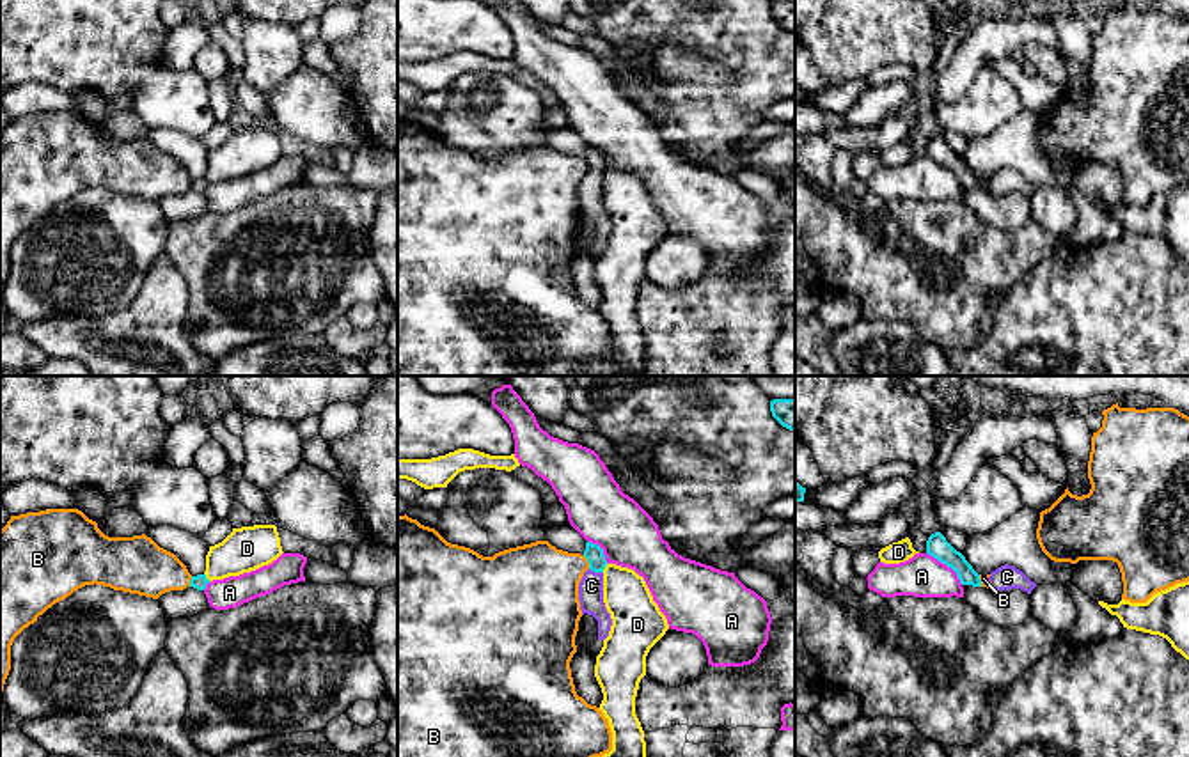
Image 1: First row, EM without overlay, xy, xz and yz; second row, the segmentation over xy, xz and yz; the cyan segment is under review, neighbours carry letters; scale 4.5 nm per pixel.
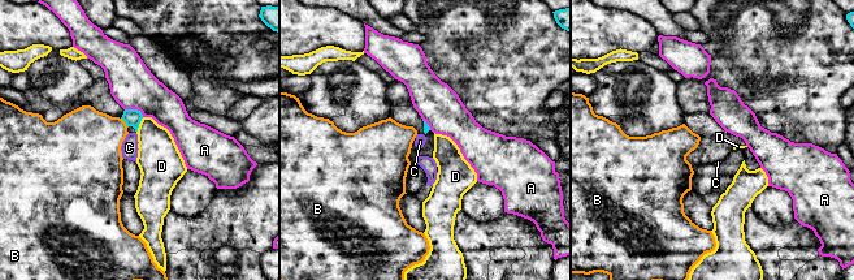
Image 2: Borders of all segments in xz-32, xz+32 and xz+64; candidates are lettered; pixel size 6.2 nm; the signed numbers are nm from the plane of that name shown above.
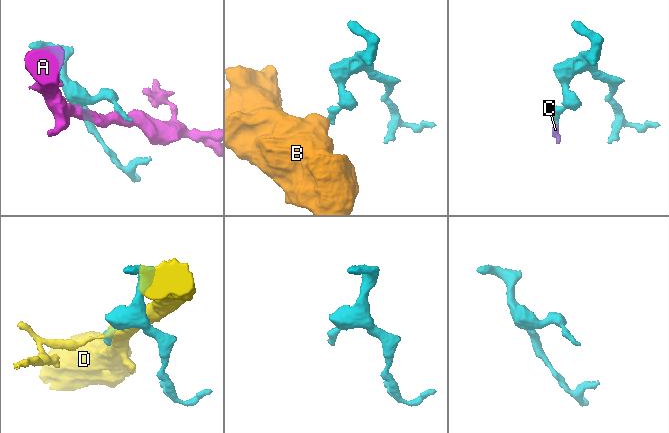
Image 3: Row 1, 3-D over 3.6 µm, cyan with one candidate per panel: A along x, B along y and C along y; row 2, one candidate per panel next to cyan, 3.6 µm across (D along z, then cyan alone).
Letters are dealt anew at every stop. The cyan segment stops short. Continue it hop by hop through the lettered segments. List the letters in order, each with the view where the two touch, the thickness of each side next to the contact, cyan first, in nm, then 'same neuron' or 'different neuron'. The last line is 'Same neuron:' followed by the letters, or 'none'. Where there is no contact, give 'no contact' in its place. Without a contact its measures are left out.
A: meets cyan in yz; 100 nm thick on the cyan side, 190 nm on the other; different neuron
B: meets cyan in xz; 80 nm thick on the cyan side, 360 nm on the other; different neuron
C: meets cyan in xz; 80 nm thick on the cyan side, 110 nm on the other; same neuron
D: meets cyan in xz; 80 nm thick on the cyan side, 220 nm on the other; different neuron
Same neuron: C

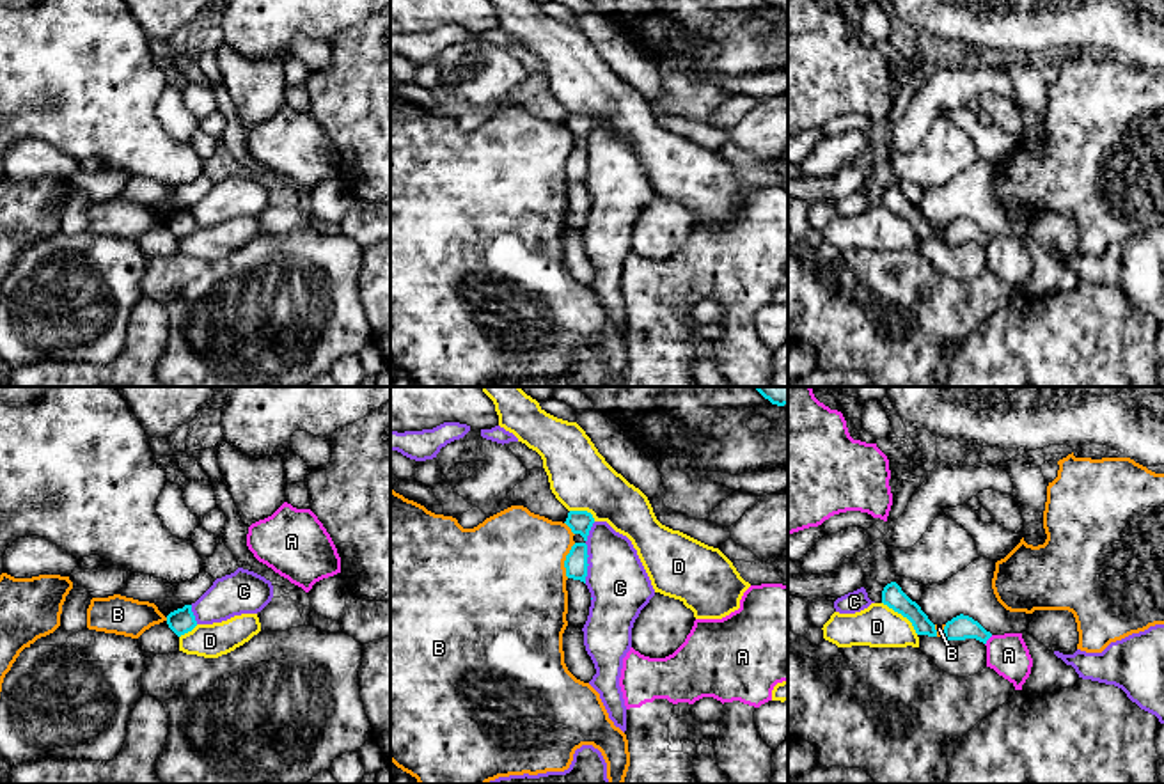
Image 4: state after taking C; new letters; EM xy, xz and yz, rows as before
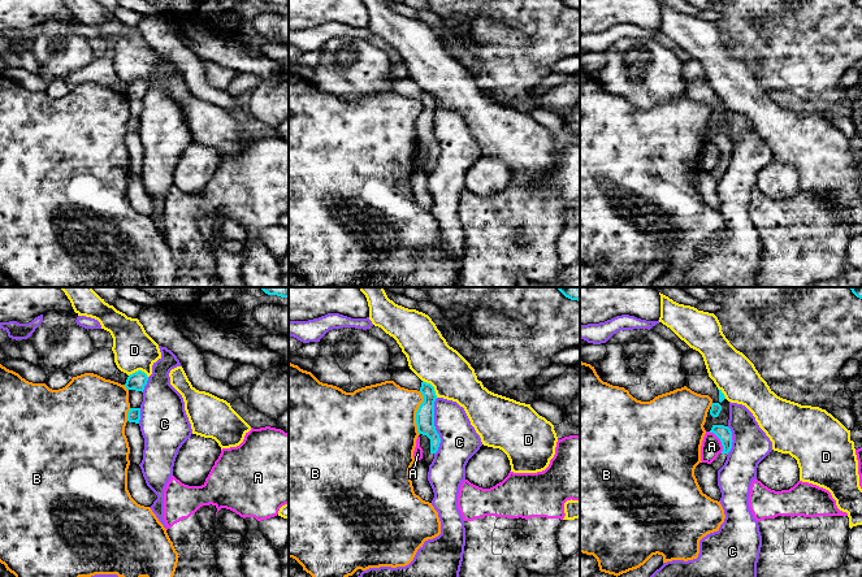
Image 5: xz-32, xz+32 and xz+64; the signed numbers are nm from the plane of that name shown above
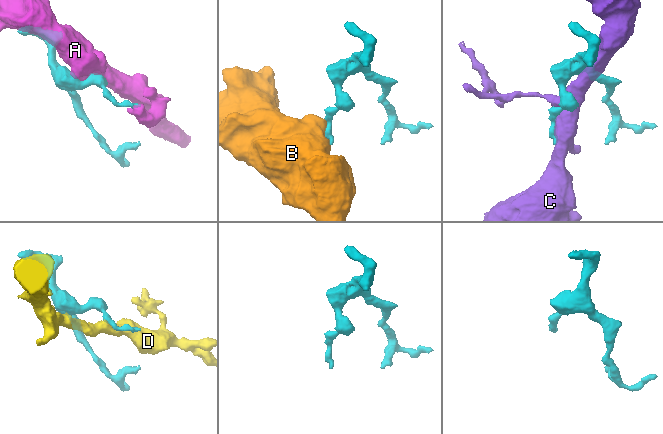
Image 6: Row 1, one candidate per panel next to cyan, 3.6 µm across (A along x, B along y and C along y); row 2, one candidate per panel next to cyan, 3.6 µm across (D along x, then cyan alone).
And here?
A: meets cyan in yz; 110 nm thick on the cyan side, 190 nm on the other; different neuron
B: meets cyan in xz; 100 nm thick on the cyan side, 480 nm on the other; different neuron
C: meets cyan in xz; 100 nm thick on the cyan side, 280 nm on the other; different neuron
D: meets cyan in yz; 100 nm thick on the cyan side, 190 nm on the other; different neuron
Same neuron: none

